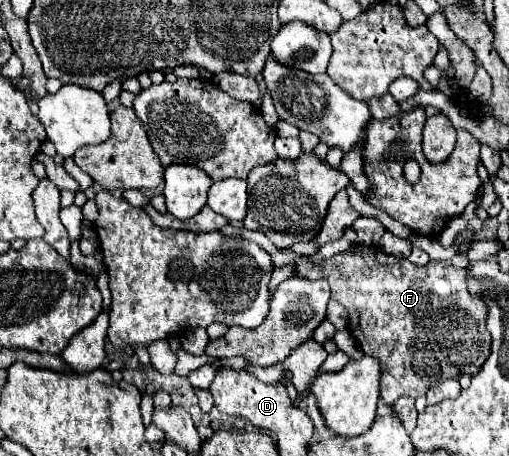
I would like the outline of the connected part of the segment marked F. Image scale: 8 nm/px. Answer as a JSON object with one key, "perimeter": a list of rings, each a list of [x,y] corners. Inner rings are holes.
{"perimeter":[[[354,246],[320,262],[298,258],[294,262],[294,276],[306,280],[326,280],[330,284],[332,300],[340,302],[348,310],[352,338],[358,340],[364,354],[376,356],[382,362],[380,398],[386,404],[394,404],[400,396],[424,396],[432,384],[446,378],[458,378],[460,374],[474,376],[488,358],[490,334],[484,328],[484,302],[472,298],[464,290],[466,266],[468,258],[464,252],[446,262],[430,260],[426,266],[414,266],[410,260],[392,258],[380,246]],[[438,314],[456,314],[456,320],[436,320]]]}

